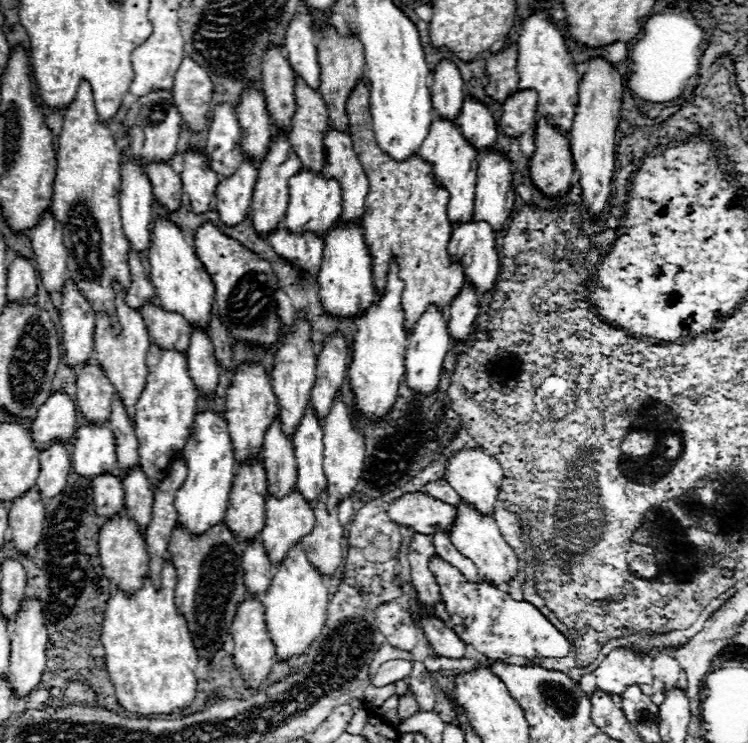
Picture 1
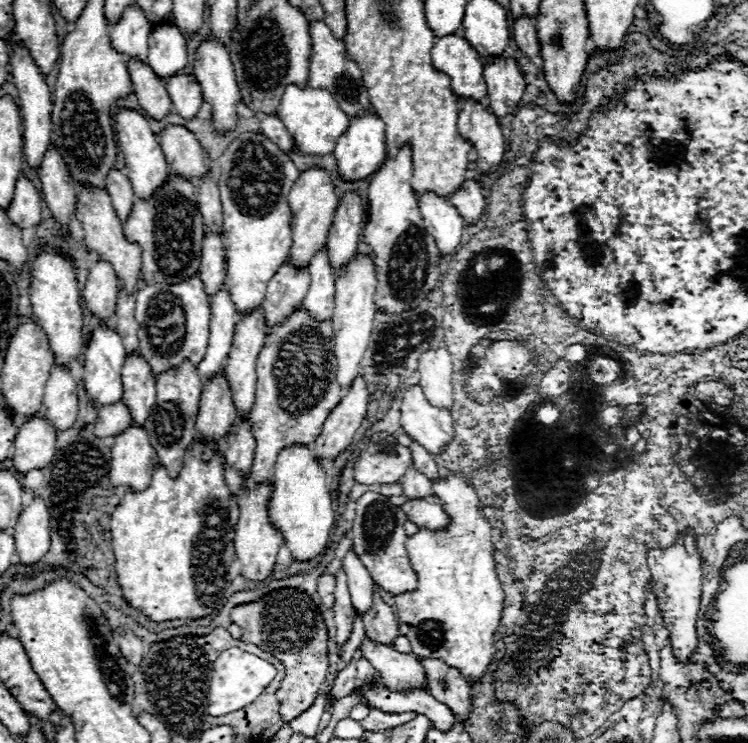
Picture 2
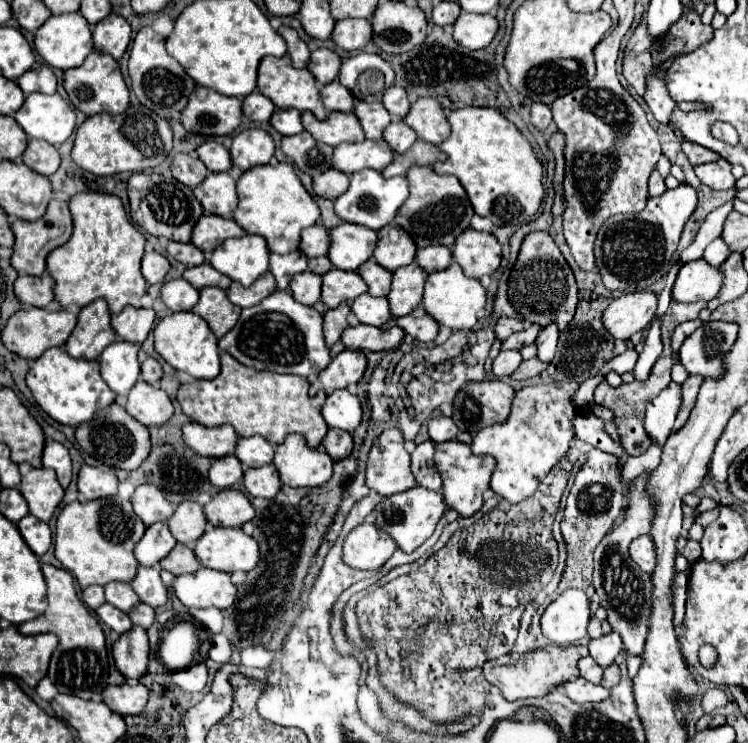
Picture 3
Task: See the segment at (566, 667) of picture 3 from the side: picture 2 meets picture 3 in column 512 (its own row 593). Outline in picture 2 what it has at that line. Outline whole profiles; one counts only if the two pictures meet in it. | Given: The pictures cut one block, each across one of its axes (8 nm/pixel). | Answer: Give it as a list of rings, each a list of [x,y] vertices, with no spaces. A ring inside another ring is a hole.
[[[686,530],[674,546],[670,548],[654,548],[646,552],[648,568],[652,580],[658,586],[658,606],[662,610],[666,628],[670,632],[670,640],[674,644],[674,654],[678,660],[686,662],[696,648],[696,614],[700,604],[700,588],[702,588],[702,556],[698,552],[698,544],[692,530]]]

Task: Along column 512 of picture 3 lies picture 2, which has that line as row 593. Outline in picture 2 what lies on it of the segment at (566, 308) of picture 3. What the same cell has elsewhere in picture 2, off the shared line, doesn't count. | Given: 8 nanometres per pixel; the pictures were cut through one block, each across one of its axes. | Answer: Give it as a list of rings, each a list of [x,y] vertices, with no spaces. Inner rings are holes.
[[[278,588],[258,600],[260,602],[234,606],[230,618],[244,630],[244,642],[260,646],[264,652],[280,658],[280,662],[284,664],[286,676],[282,680],[282,686],[276,690],[276,696],[280,700],[282,718],[290,722],[312,706],[326,680],[326,674],[330,670],[328,628],[314,600],[298,588]]]

